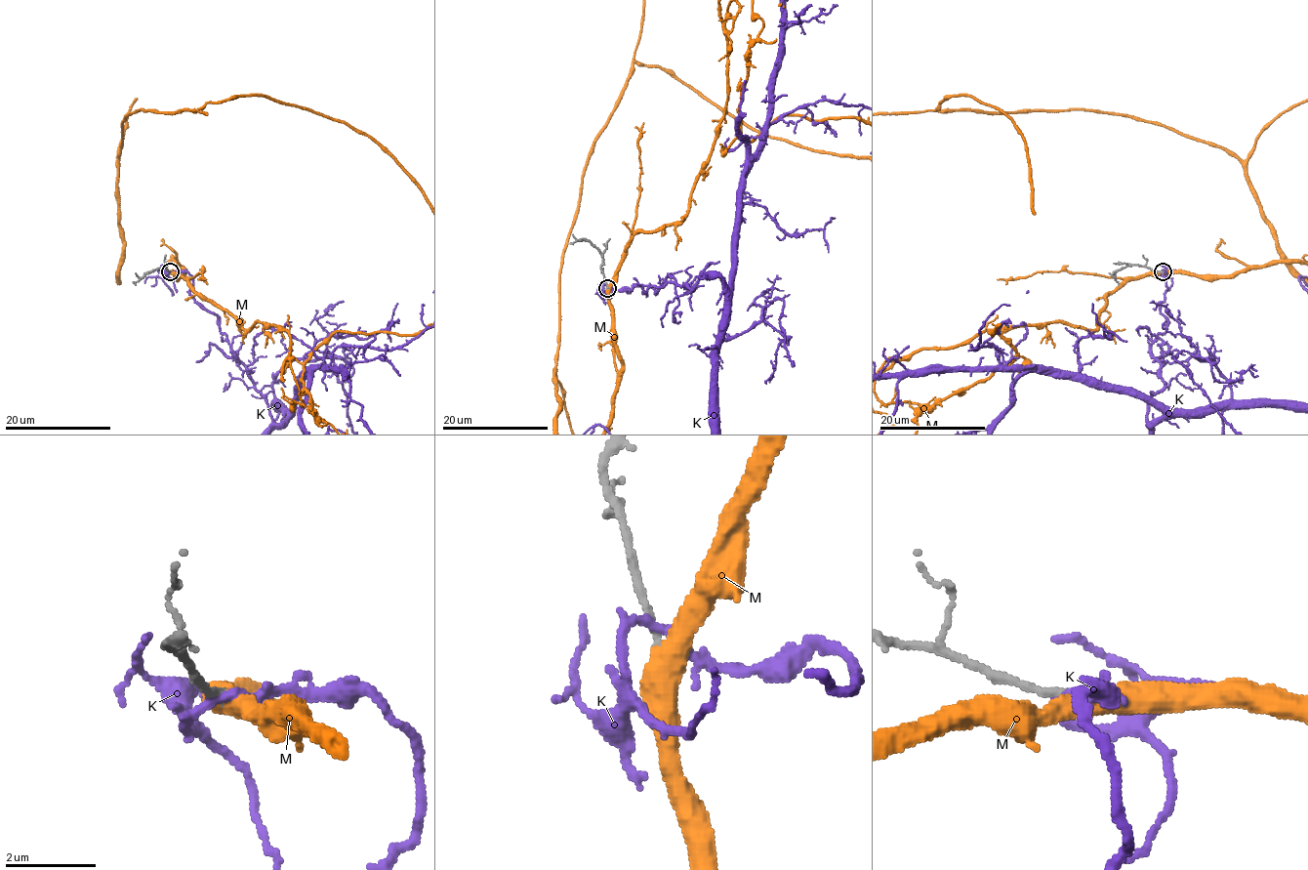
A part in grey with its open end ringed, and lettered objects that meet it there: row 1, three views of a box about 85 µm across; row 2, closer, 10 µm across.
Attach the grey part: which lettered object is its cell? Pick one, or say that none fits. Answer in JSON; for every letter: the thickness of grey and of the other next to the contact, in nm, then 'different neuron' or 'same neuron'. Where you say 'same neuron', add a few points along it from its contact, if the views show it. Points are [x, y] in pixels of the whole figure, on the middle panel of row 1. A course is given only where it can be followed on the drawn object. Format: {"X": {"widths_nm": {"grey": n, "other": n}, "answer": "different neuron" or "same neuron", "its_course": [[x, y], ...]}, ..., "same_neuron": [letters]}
{"K": {"widths_nm": {"grey": 200, "other": 200}, "answer": "different neuron"}, "M": {"widths_nm": {"grey": 170, "other": 500}, "answer": "same neuron"}, "same_neuron": ["M"]}

